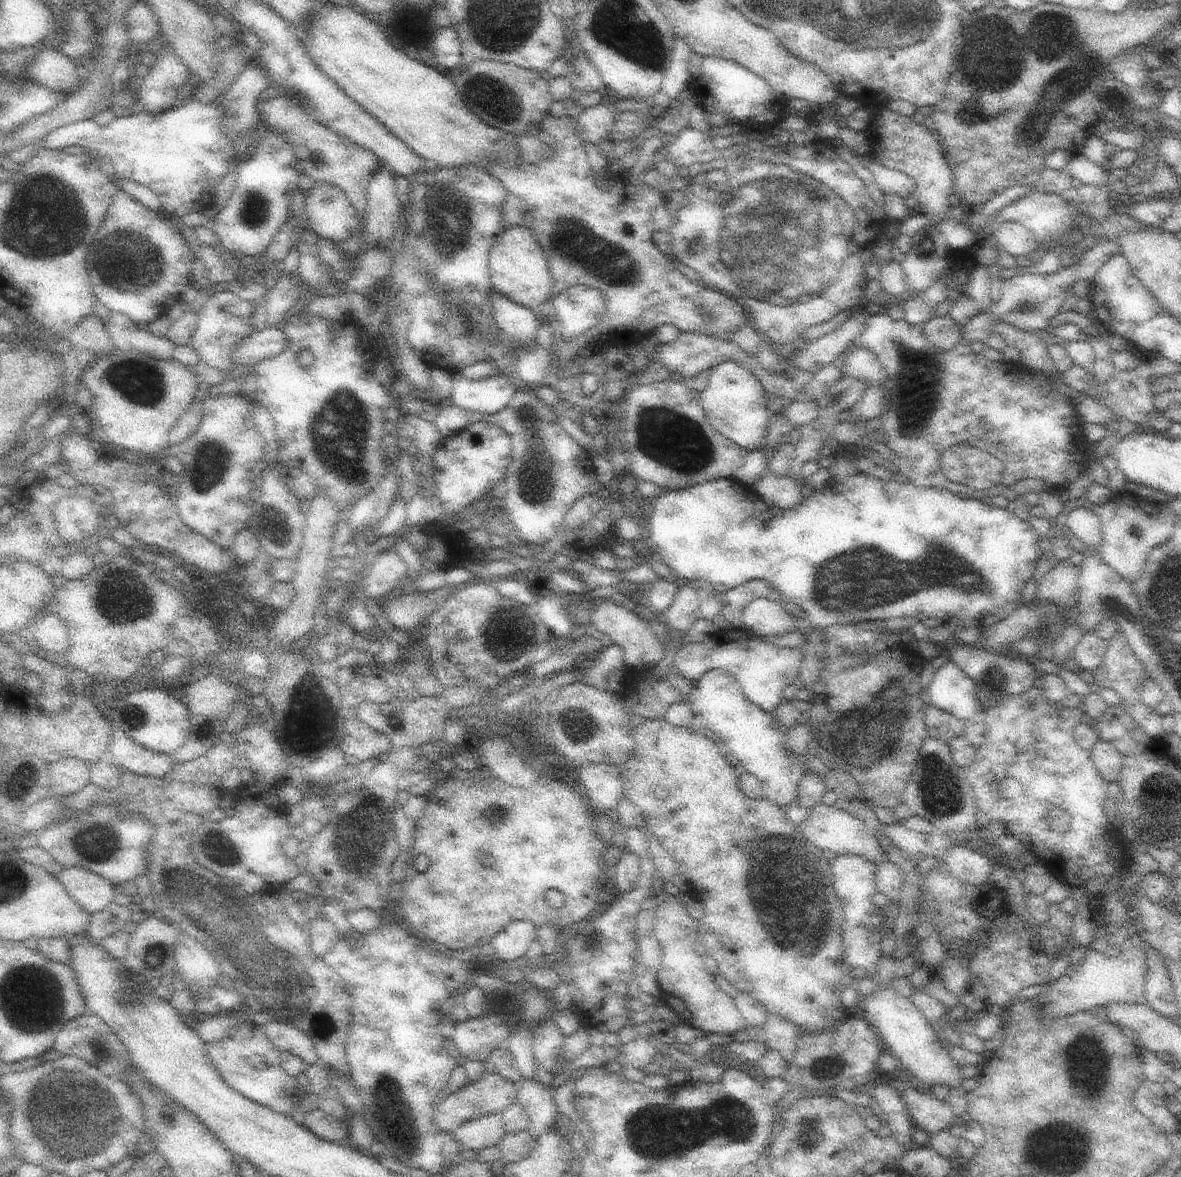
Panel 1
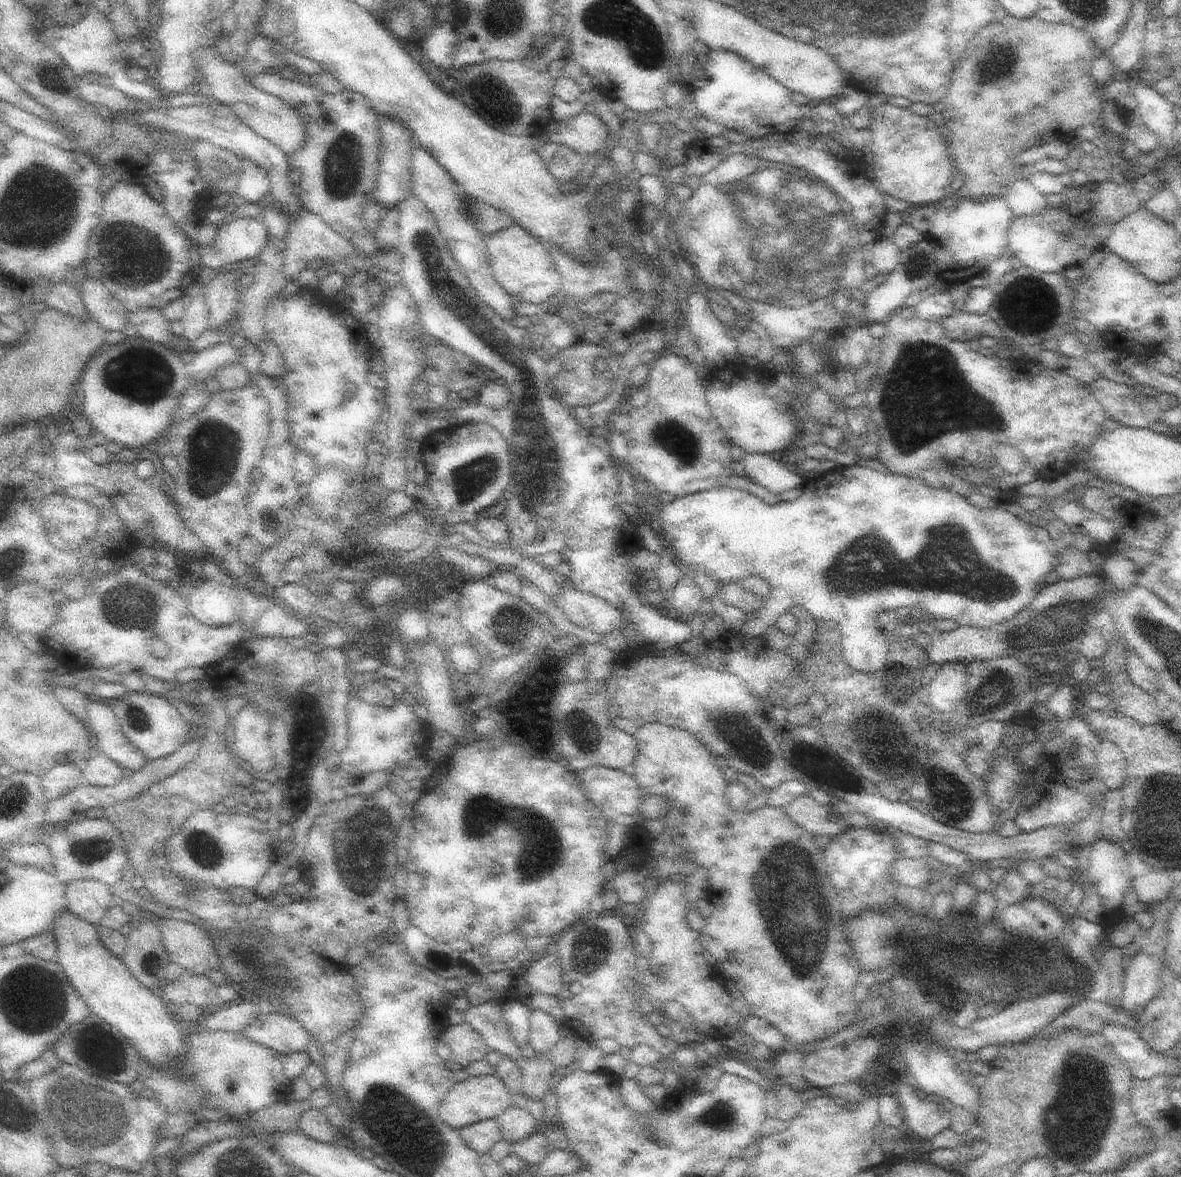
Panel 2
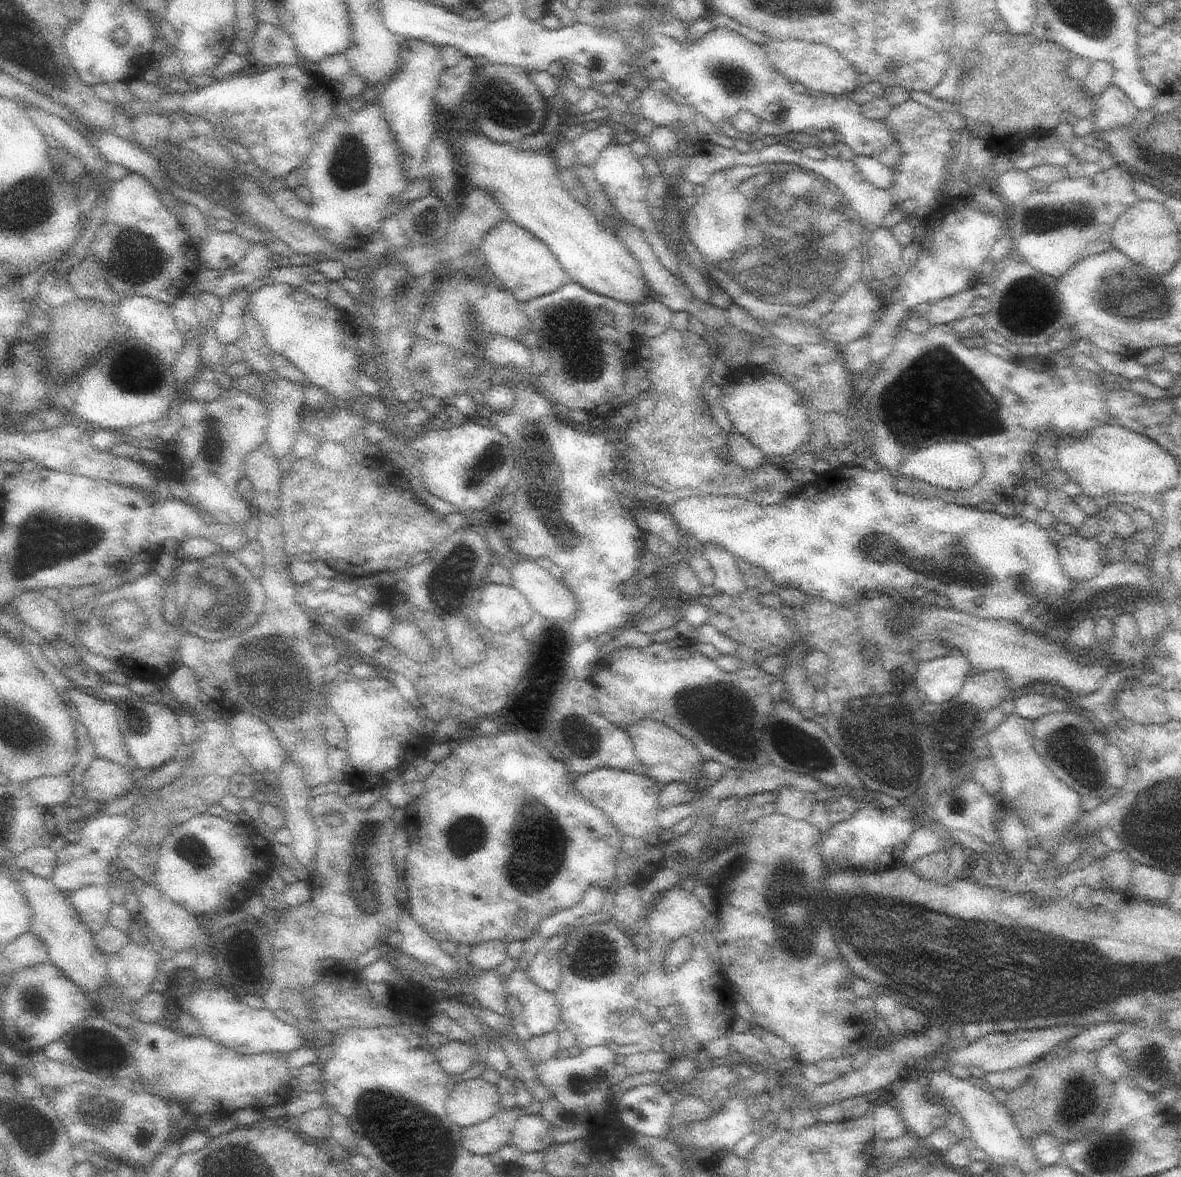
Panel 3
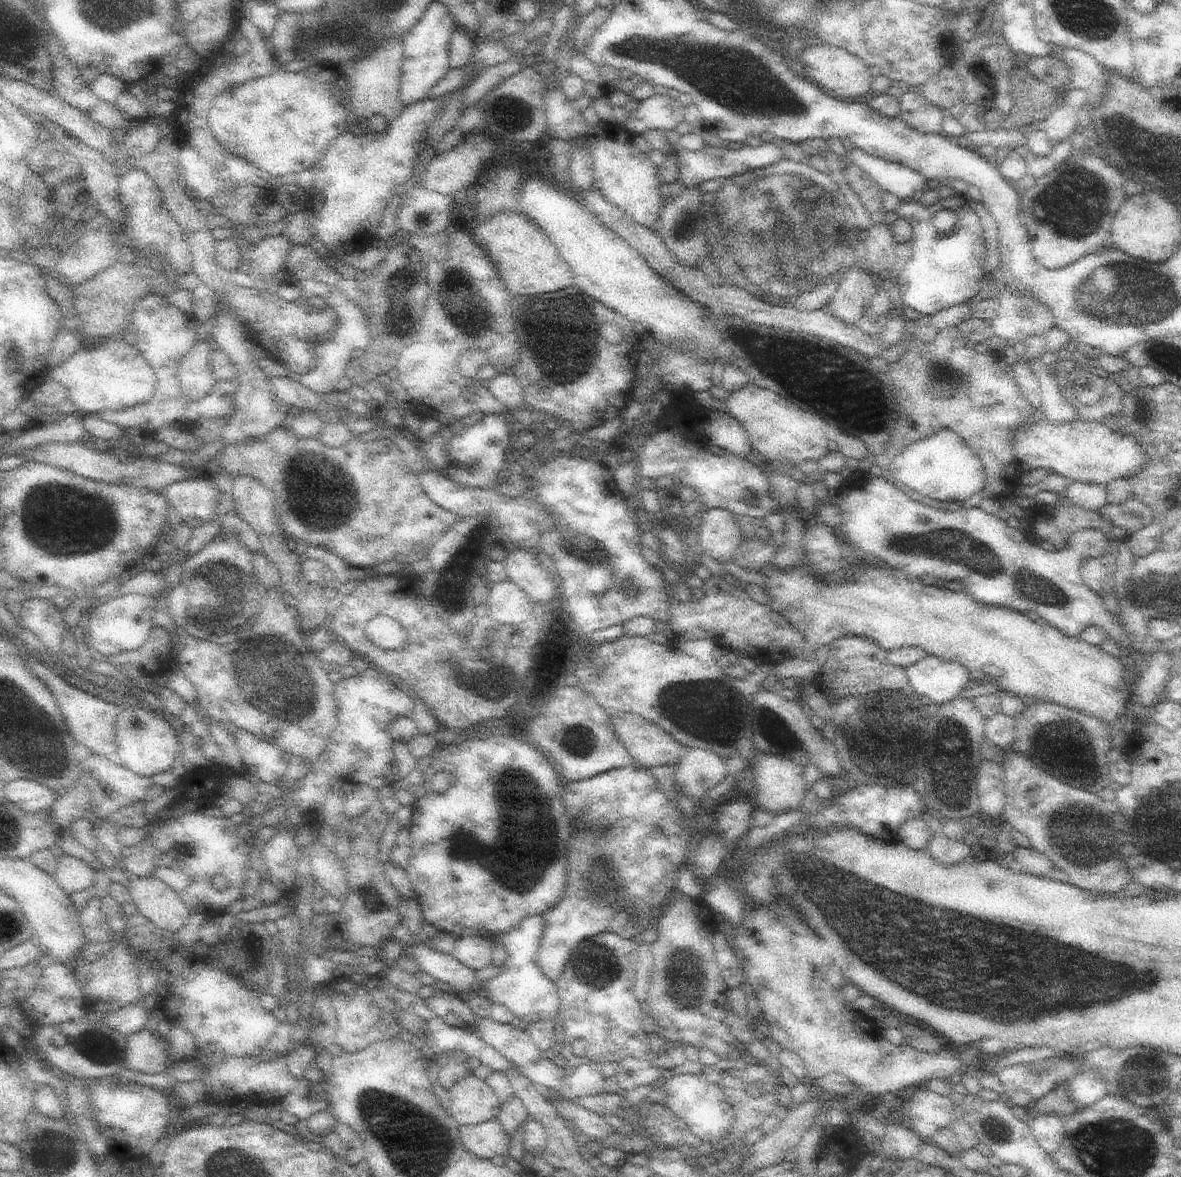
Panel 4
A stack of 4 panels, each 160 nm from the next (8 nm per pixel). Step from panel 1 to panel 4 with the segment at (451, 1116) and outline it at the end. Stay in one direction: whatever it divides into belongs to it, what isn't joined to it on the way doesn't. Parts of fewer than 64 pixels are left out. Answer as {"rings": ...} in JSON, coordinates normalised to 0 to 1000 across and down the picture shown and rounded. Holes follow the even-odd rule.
{"rings":[[[398,912],[389,918],[377,930],[379,932],[381,948],[390,956],[404,956],[420,951],[424,935],[413,918]]]}

